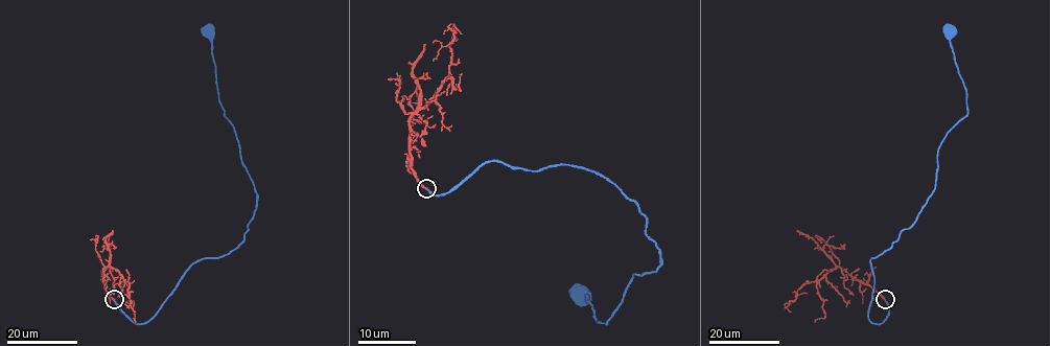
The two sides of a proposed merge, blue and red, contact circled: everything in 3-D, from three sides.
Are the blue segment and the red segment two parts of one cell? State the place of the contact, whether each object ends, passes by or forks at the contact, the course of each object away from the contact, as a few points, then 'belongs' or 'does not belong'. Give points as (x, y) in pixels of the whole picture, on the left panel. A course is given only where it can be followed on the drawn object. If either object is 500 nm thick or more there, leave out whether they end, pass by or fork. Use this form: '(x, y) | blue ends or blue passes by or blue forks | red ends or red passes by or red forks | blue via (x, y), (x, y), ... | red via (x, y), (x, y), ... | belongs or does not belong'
(114, 299) | blue ends | red ends | blue via (114, 300), (133, 321), (144, 324), (193, 263), (233, 251), (253, 215), (253, 182), (218, 99), (208, 32) | red via (114, 299), (103, 282), (103, 269), (109, 267), (129, 283), (127, 297), (135, 312) | does not belong

